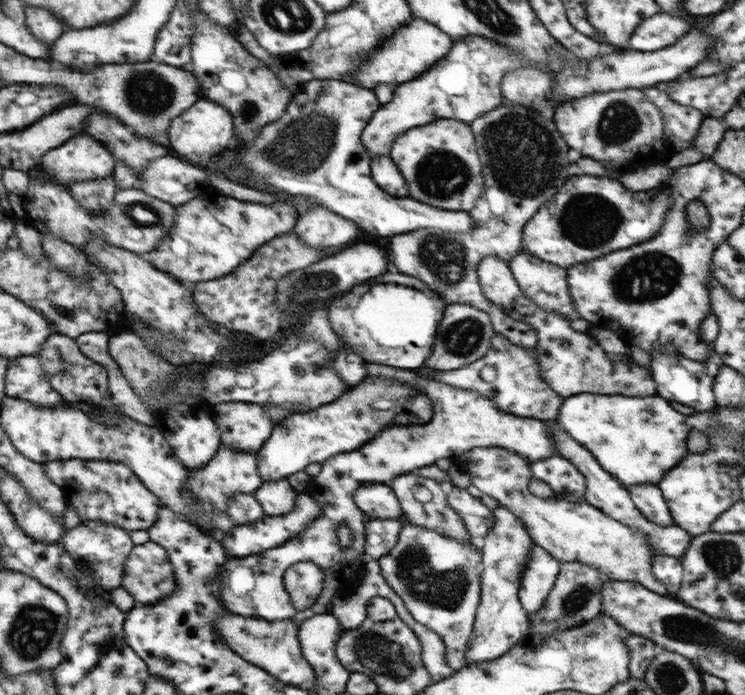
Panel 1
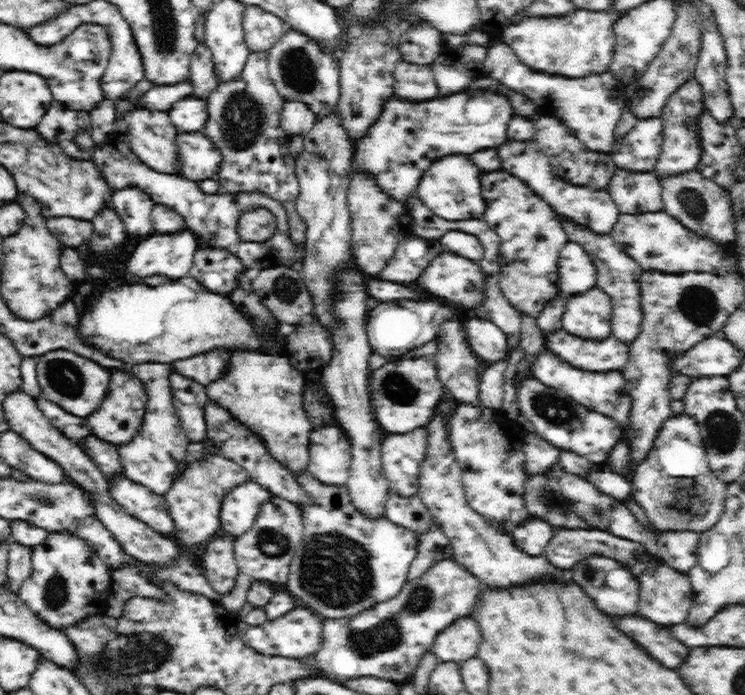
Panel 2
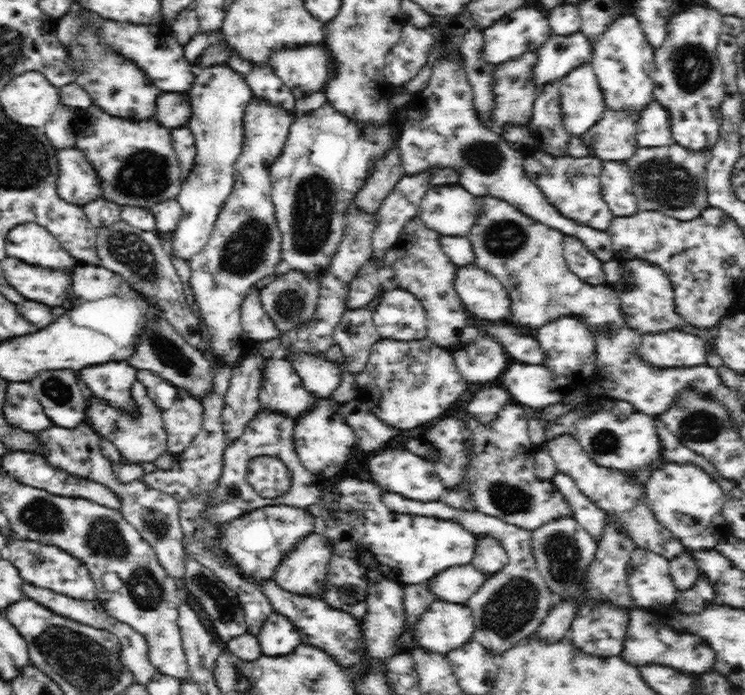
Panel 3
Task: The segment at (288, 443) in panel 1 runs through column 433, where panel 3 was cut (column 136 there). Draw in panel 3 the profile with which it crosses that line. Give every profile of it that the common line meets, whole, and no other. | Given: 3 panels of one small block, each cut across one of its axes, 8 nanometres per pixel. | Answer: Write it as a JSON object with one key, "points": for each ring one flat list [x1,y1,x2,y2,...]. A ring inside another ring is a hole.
{"points":[[102,363,79,371,93,396,124,413,134,415,137,412,134,397,130,394,130,386,136,382,136,368,128,364]]}

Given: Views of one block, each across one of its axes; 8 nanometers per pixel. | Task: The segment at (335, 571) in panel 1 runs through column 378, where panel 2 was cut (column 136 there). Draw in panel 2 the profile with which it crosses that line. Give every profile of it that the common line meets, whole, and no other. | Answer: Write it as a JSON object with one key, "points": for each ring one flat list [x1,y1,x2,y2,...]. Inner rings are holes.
{"points":[[161,362,132,366,132,374,142,380,146,388,148,408,142,426,132,440,118,446,123,474,130,480,152,489,157,495,166,494,172,486,174,475,177,475,176,468,186,456,186,447,190,443,176,415,175,402,172,400,171,370,171,364]]}

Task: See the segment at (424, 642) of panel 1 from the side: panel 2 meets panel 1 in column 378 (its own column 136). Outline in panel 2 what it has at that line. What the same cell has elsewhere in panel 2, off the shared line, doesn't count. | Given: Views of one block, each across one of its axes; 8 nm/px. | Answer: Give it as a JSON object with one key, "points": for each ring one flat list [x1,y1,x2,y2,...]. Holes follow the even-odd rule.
{"points":[[140,561,123,569,111,569,111,595,104,614,120,618,127,602,134,597,162,597,160,587,141,575]]}

